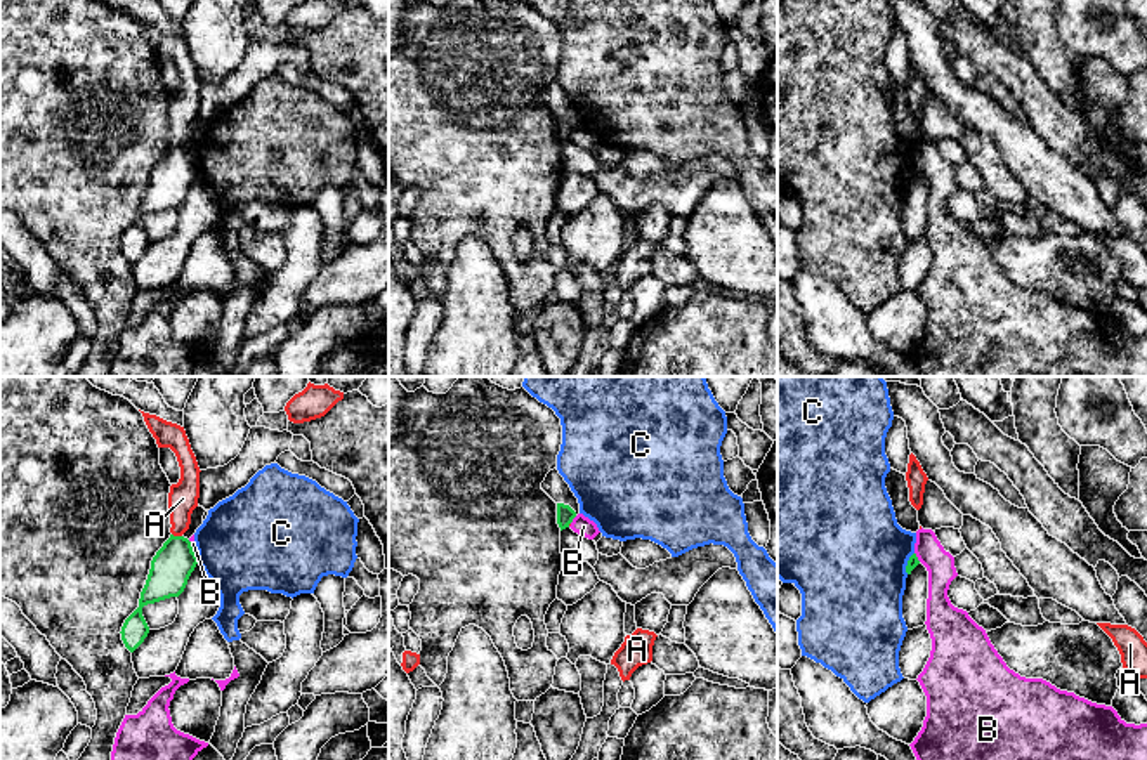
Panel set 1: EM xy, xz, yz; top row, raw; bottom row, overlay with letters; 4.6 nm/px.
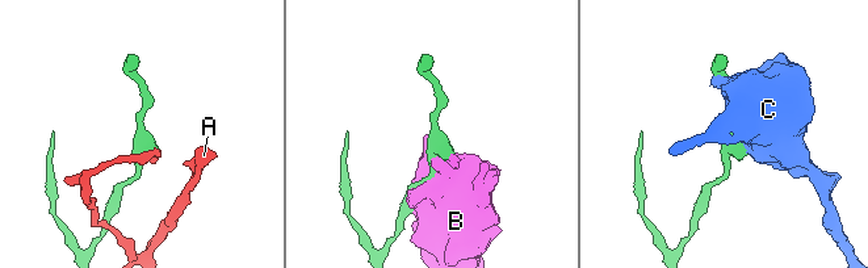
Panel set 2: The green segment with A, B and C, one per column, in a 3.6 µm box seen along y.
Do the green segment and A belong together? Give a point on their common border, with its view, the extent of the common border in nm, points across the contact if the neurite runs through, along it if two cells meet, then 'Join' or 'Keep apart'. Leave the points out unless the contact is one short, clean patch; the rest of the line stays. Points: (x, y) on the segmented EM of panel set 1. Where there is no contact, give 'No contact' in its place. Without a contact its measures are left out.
Touches green at xy (177, 537). Shared border 50 nm. Boundary: xy (172, 533), (181, 537). Keep apart

